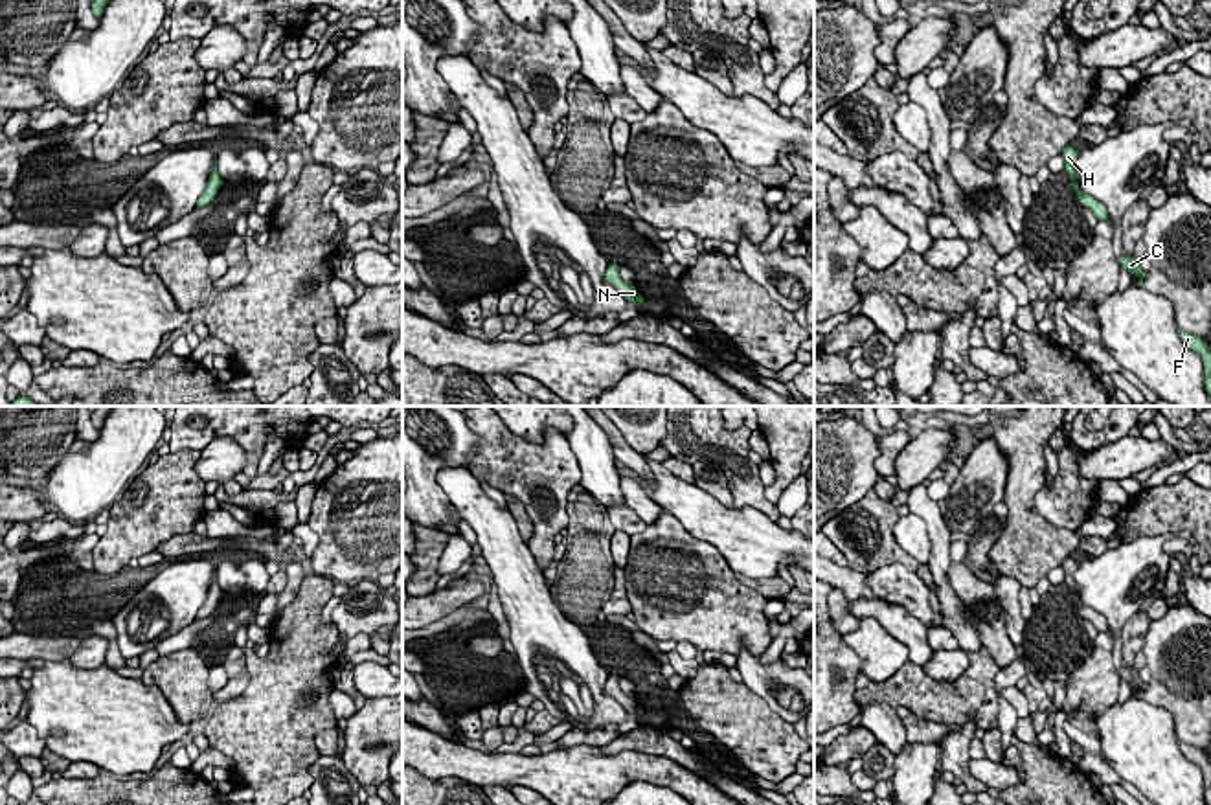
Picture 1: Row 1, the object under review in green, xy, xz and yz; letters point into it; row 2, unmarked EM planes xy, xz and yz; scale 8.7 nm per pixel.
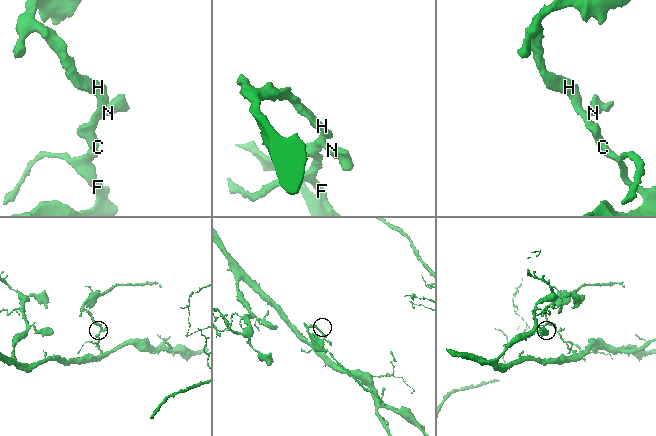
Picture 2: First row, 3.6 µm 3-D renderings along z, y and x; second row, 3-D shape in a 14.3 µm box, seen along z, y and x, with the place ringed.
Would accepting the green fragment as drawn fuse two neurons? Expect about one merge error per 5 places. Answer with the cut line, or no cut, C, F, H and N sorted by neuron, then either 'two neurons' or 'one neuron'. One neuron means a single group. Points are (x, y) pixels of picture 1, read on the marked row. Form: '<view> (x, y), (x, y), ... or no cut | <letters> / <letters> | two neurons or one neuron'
no cut | C F H N | one neuron

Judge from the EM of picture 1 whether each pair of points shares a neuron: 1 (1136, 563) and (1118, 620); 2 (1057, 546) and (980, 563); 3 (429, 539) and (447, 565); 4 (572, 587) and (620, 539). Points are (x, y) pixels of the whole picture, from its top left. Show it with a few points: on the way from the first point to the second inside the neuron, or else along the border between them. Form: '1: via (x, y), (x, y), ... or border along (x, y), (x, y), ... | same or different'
1: via (1121, 578), (1118, 581), (1118, 605) | same
2: border along (1006, 522), (989, 554), (989, 561), (998, 576) | different
3: border along (451, 537), (440, 561), (438, 576) | different
4: border along (614, 532), (611, 555), (618, 566) | different

